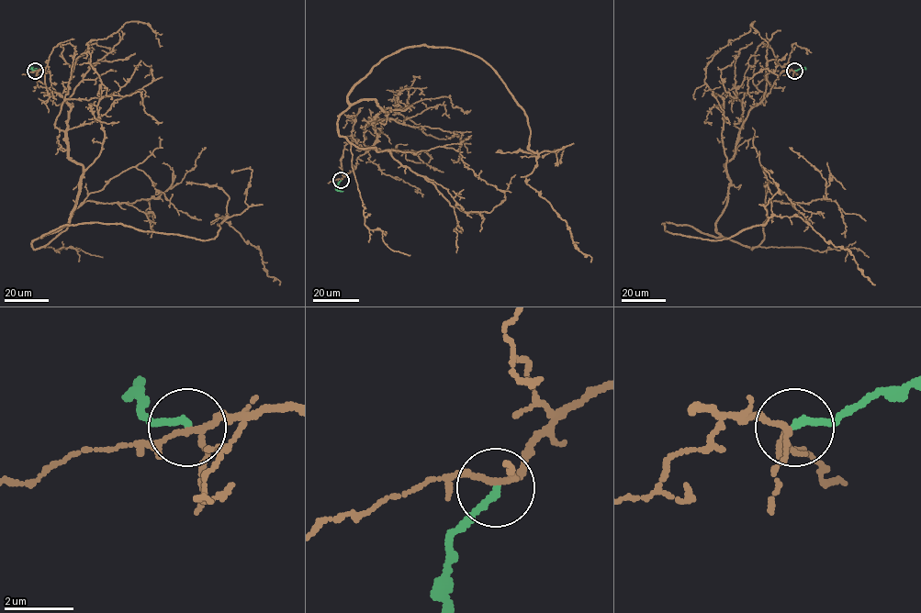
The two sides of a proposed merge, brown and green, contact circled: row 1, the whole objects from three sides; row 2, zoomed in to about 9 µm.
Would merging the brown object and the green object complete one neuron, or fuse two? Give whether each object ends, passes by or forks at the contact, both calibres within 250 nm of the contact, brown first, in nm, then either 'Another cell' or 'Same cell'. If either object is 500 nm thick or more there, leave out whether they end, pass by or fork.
At the ring brown forks. At the ring green ends. Thickness 140 nm (brown) against 200 nm. Another cell

